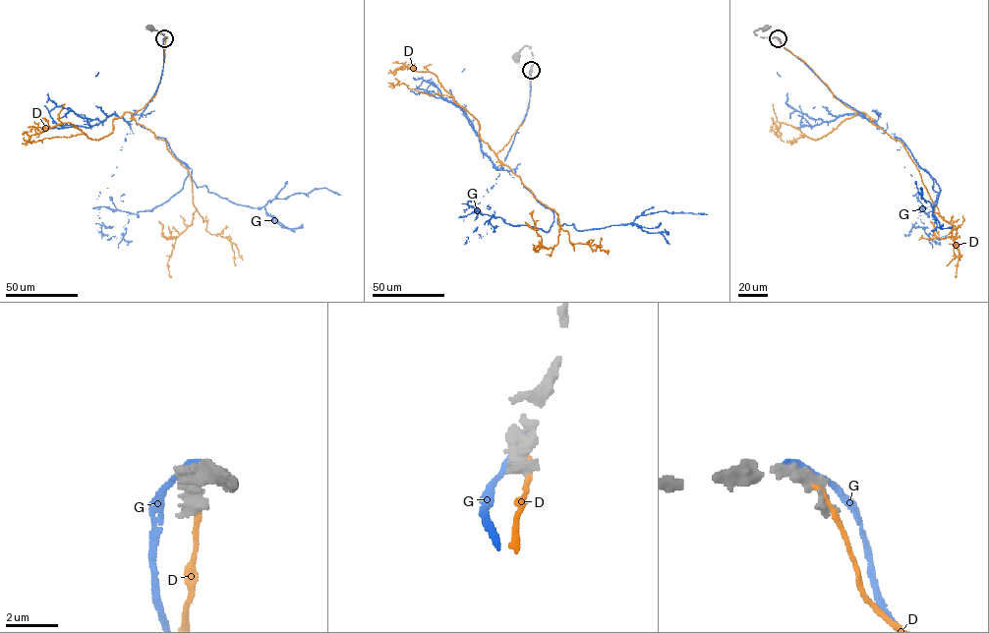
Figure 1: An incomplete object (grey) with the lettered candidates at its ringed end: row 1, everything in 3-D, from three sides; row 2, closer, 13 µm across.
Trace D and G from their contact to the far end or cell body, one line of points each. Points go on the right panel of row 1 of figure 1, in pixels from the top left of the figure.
D: (778, 38), (839, 100), (864, 112), (873, 125), (902, 144), (939, 215), (954, 222), (955, 257), (946, 265)
G: (777, 36), (836, 96), (901, 141), (939, 193), (933, 207), (920, 197), (921, 188), (922, 195)

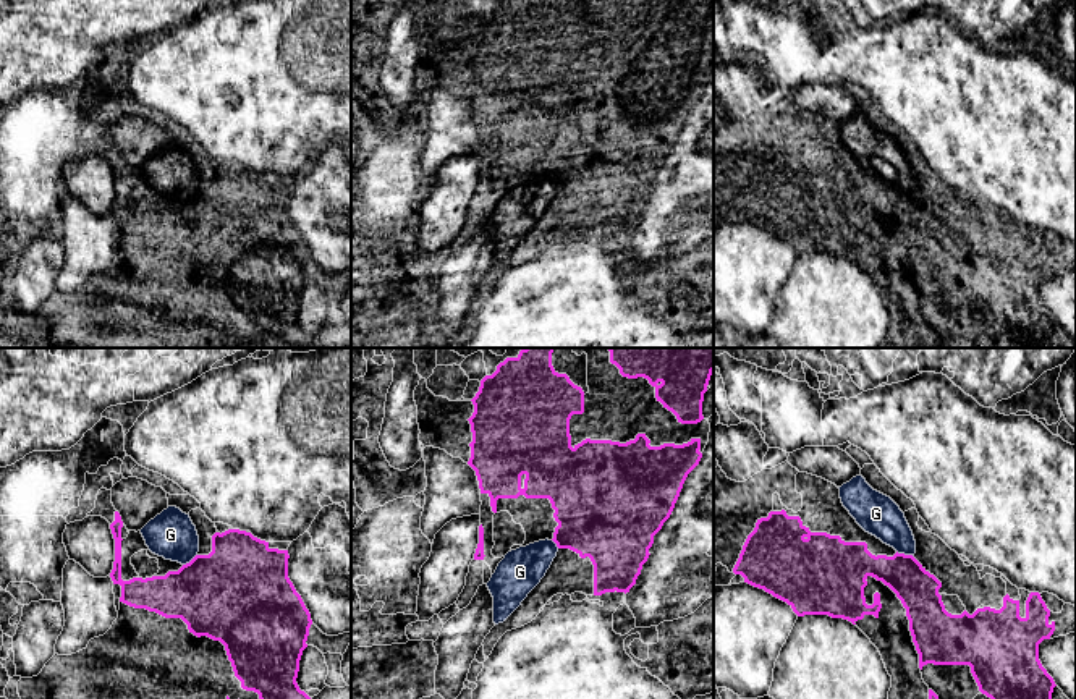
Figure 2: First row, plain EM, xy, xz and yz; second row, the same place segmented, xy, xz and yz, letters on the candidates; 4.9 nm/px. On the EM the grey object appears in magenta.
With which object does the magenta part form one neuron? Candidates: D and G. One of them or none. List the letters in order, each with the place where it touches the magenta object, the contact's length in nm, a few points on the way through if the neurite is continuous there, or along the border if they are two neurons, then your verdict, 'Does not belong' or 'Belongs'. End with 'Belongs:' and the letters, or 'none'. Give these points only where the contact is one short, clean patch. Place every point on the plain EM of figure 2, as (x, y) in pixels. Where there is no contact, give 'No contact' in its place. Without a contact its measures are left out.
D: No contact. Does not belong
G: Touches magenta at yz (903, 191). Shared border 90 nm. Does not belong
Belongs: none

